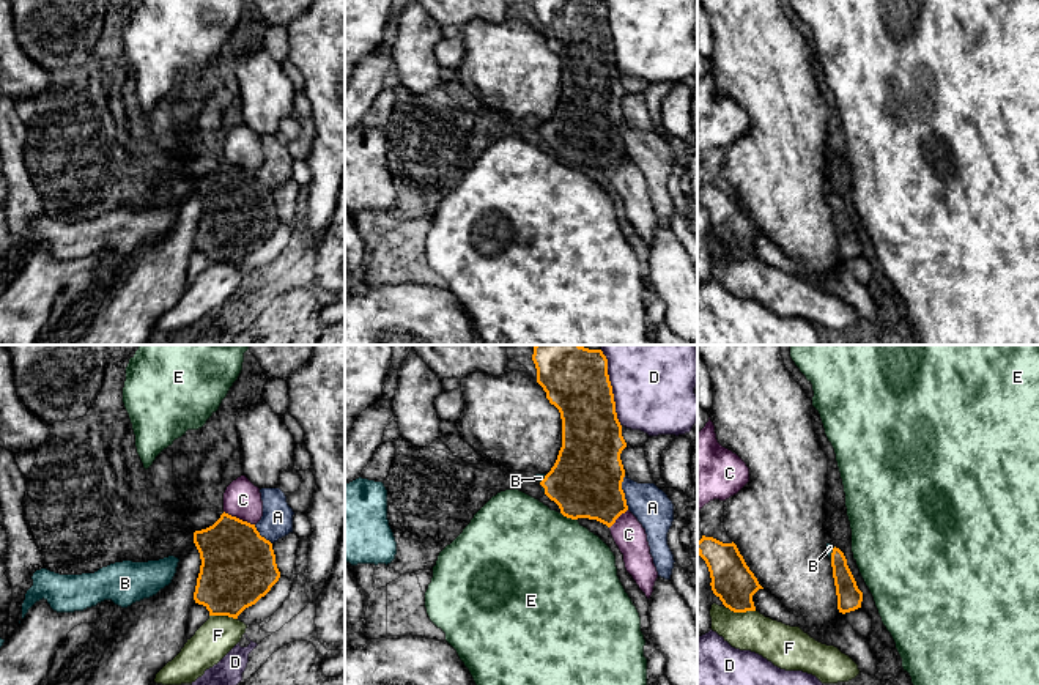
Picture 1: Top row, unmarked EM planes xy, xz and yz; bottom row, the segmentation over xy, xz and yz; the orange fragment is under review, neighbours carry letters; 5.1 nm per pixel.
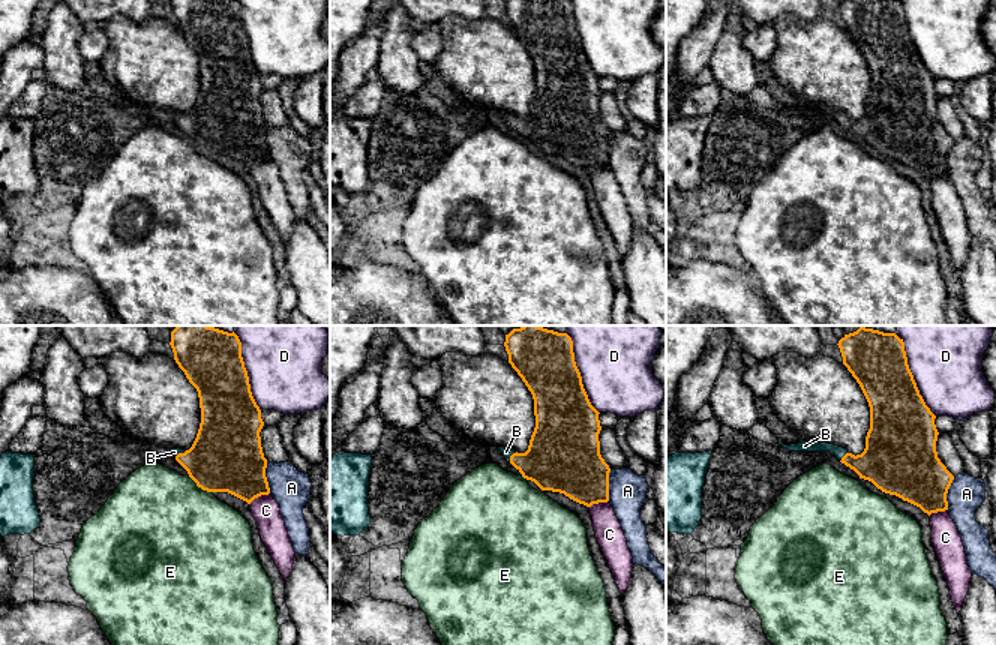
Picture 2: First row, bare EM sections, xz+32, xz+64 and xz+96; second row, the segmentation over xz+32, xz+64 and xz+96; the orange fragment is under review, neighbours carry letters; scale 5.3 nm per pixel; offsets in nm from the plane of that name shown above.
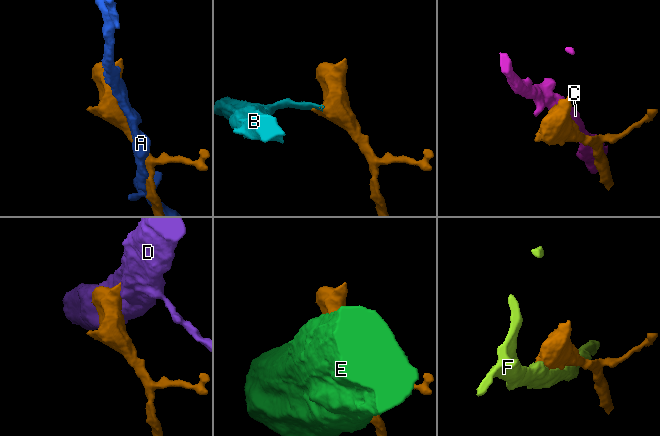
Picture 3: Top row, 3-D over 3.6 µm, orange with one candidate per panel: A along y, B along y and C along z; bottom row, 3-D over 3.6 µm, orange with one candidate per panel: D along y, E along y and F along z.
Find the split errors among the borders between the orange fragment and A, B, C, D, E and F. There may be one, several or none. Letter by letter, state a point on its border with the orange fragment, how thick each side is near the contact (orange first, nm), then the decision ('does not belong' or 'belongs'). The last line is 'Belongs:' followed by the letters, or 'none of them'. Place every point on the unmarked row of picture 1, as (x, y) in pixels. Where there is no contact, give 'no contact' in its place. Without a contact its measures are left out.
A: meets orange in xz at (622, 139); 360 nm thick on the orange side, 200 nm on the other; does not belong
B: meets orange in yz at (831, 200); 130 nm thick on the orange side, 40 nm on the other; belongs
C: meets orange in xy at (238, 166); 380 nm thick on the orange side, 190 nm on the other; does not belong
D: meets orange in xz at (611, 37); 320 nm thick on the orange side, 420 nm on the other; does not belong
E: meets orange in xz at (569, 164); 360 nm thick on the orange side, 480 nm on the other; does not belong
F: meets orange in yz at (740, 259); 220 nm thick on the orange side, 200 nm on the other; does not belong
Belongs: B

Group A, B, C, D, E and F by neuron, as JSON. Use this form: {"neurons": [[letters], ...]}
{"neurons": [["A"], ["B"], ["C"], ["D"], ["E"], ["F"]]}

